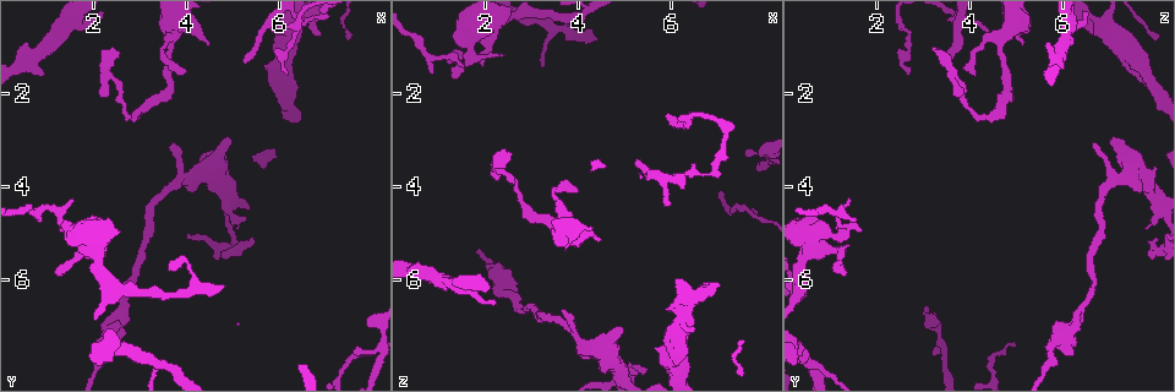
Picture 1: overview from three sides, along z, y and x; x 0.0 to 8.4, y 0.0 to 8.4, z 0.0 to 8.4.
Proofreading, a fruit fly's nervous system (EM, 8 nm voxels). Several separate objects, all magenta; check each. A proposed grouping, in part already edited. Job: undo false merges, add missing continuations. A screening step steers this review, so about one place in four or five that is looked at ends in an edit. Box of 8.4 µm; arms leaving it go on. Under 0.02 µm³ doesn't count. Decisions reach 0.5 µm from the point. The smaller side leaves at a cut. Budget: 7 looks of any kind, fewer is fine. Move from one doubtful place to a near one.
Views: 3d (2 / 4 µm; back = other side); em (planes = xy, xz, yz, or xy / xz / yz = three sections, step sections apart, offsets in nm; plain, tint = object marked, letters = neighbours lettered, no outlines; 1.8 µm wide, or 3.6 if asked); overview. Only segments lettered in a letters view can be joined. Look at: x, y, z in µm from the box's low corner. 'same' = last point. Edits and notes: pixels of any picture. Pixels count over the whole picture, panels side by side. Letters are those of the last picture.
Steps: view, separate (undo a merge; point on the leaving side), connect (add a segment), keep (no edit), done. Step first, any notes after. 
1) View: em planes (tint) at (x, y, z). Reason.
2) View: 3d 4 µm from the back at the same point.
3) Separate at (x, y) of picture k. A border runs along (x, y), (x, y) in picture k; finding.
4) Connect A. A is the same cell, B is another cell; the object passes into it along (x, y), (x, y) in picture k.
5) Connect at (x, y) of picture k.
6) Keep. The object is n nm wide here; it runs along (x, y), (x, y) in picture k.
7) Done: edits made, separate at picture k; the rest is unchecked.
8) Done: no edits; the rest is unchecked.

View: em planes (tint) at (4.50, 0.90, 5.20).

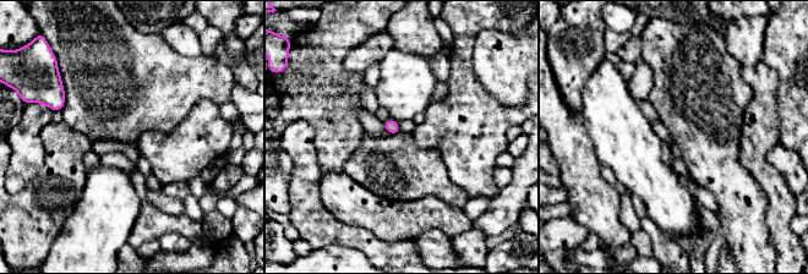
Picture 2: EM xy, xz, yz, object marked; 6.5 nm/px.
View: em planes (letters) at the same point.

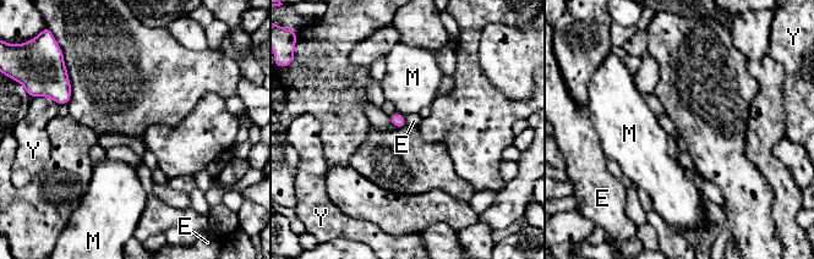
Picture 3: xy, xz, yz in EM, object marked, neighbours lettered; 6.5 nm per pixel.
Keep. E, M and Y are other cells; a border runs along (402, 115), (406, 124) in picture 3; no lettered segment goes on from it.

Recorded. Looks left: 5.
View: em planes (letters) at (4.85, 3.00, 7.20). An open end.

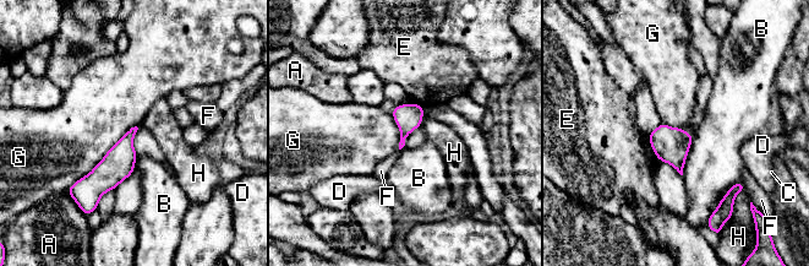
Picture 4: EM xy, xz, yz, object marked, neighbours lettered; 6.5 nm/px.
Keep. The object is 170 nm wide here; A, B, C, D, E, F, G and H are other cells; a border runs along (136, 125), (88, 173), (67, 189) in picture 4; none of them fits.

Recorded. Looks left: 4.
View: em 3.6 µm yz step 4 (letters) at (5.00, 4.85, 7.80). An open end.

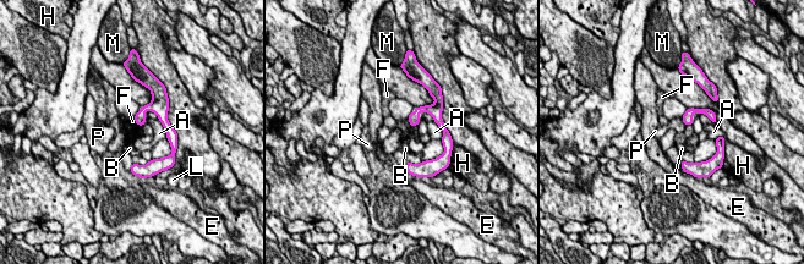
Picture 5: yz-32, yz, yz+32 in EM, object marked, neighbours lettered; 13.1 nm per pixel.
View: em 3.6 µm planes (letters) at the same point.

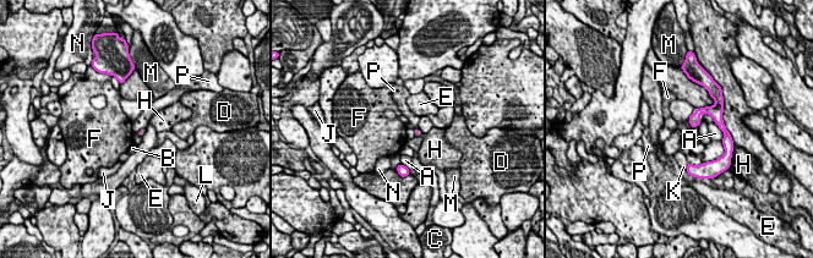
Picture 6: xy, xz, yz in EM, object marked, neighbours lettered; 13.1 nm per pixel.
Keep. A, B, C, D, E, F, H, J, K, L, M, N and P are other cells; a border runs along (688, 120), (692, 127) in picture 6; none of them fits.

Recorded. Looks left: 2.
Done: no edits; the rest is unchecked.

